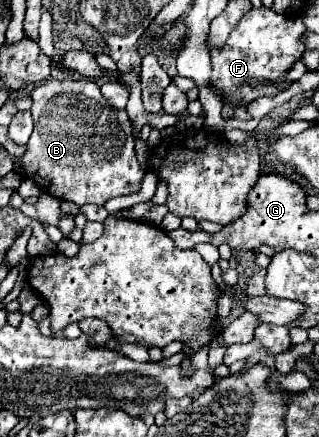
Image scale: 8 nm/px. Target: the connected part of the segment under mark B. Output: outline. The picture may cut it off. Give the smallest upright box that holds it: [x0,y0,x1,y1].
[23,78,143,206]

